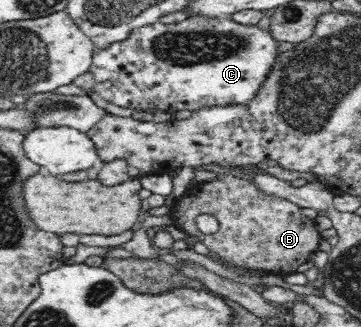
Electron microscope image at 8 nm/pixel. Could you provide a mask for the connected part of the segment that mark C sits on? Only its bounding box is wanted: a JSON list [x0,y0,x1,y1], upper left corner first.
[89,16,278,113]

